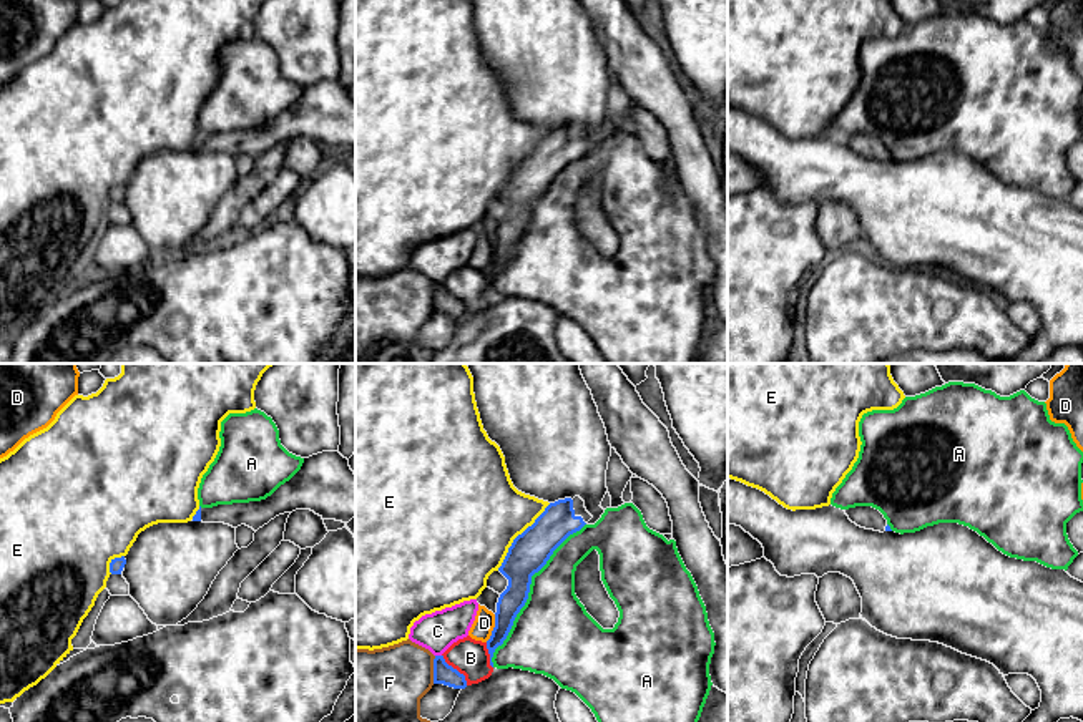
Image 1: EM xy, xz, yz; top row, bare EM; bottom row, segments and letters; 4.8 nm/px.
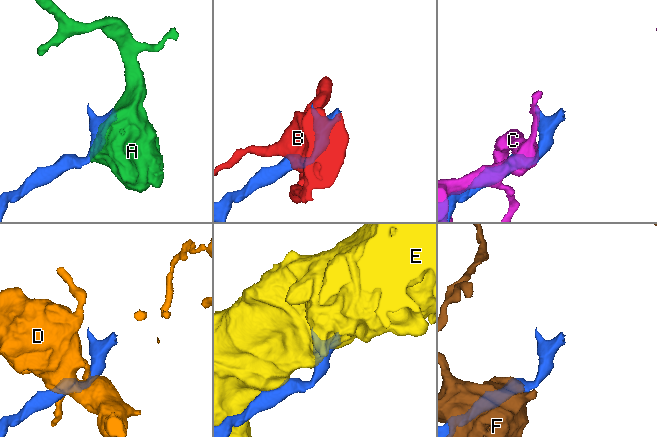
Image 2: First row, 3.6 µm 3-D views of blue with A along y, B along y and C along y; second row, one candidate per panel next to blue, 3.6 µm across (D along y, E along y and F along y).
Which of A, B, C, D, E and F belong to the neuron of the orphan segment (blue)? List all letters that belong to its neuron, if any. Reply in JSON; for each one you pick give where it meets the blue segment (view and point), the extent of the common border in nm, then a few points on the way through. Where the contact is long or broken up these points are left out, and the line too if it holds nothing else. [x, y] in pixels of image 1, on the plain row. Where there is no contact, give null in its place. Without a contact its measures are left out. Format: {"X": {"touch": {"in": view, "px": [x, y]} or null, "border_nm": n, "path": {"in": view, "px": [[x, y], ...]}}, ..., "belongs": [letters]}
{"belongs": []}

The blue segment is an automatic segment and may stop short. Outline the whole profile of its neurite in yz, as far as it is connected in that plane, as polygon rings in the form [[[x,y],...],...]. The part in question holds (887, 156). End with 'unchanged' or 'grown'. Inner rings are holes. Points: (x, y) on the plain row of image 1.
[[[855,134],[844,139],[849,144],[849,148],[860,156],[874,158],[880,161],[892,159],[884,143],[872,134]]] | grown

